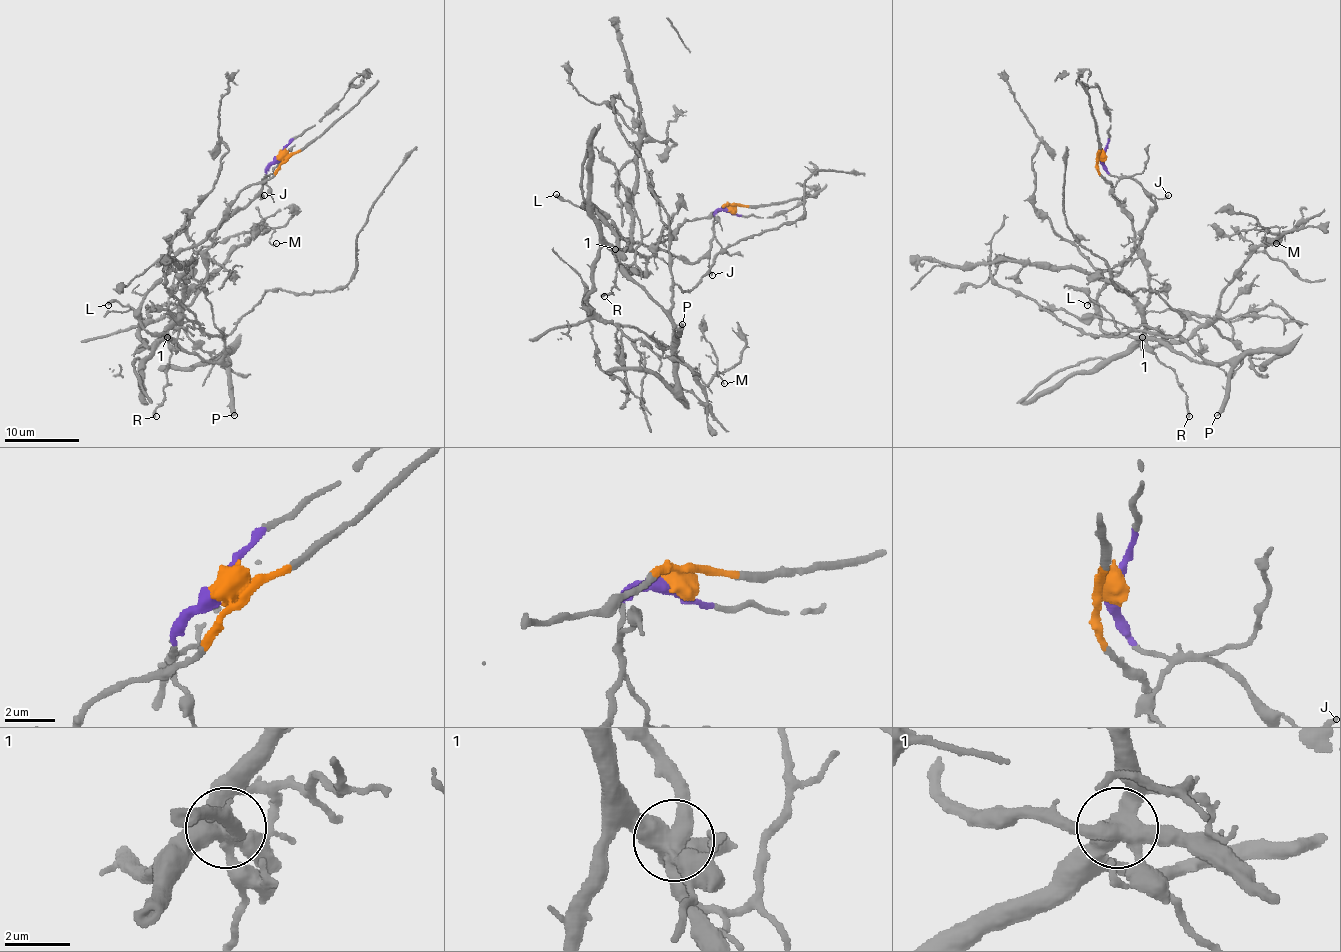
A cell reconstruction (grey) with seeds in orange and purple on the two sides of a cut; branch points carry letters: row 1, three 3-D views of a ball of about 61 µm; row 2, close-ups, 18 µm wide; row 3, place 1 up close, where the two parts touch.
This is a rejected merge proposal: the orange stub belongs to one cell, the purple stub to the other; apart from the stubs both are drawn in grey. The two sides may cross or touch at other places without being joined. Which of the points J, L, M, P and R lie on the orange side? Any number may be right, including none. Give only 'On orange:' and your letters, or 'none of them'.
On orange: M, R

